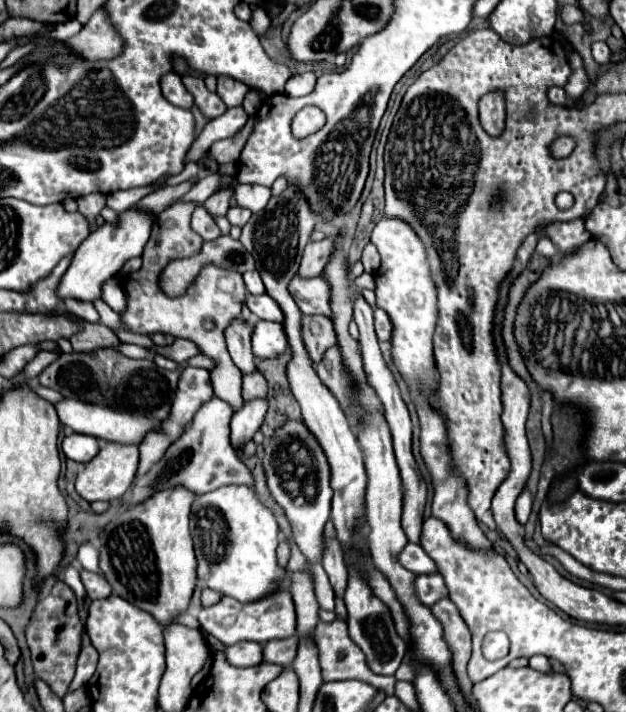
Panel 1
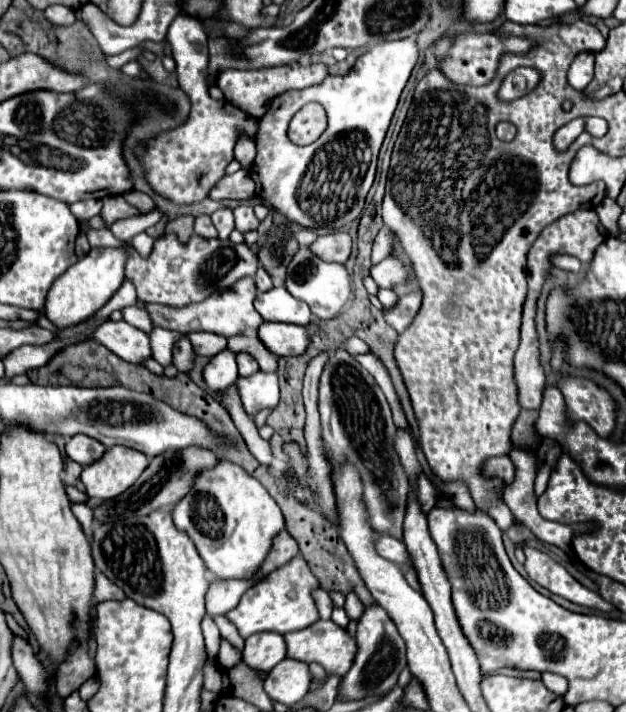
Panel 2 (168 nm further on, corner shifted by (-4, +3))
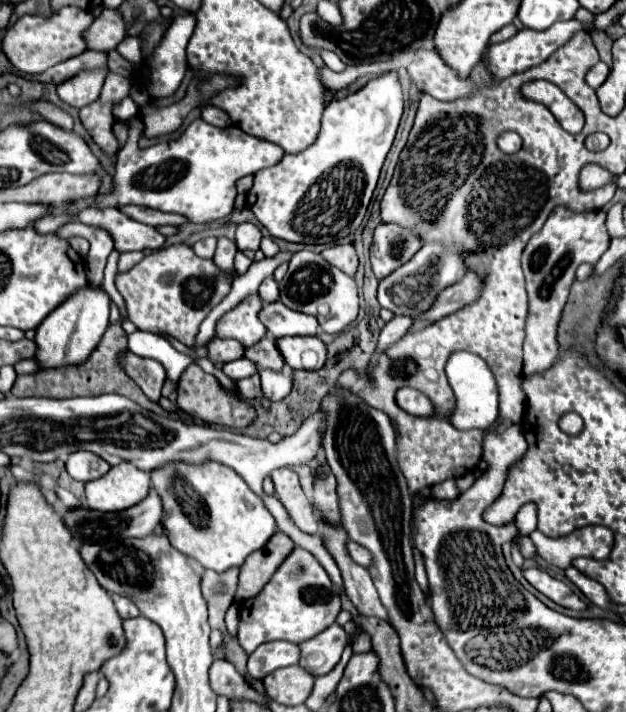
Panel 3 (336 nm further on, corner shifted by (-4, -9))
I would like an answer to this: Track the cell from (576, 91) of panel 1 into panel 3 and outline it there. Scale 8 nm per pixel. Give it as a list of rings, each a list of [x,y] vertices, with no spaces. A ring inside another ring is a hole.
[[[599,62],[599,64],[595,64],[595,66],[593,66],[593,68],[587,72],[585,82],[587,82],[591,88],[599,88],[599,86],[605,82],[607,74],[609,74],[607,64],[605,64],[605,62]]]

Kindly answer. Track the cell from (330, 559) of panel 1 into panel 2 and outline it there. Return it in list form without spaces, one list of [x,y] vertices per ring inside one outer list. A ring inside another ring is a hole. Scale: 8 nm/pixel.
[[[351,592],[351,594],[347,594],[347,602],[345,602],[345,612],[347,612],[347,616],[349,616],[349,620],[359,620],[361,618],[361,614],[363,614],[363,606],[361,606],[361,600]]]

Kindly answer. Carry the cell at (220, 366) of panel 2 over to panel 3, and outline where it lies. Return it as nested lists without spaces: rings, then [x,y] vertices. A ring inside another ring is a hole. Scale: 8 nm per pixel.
[[[239,358],[239,360],[233,360],[233,362],[227,362],[223,366],[223,372],[231,378],[231,380],[241,380],[241,378],[247,378],[251,374],[255,374],[255,364],[249,362],[247,358]]]

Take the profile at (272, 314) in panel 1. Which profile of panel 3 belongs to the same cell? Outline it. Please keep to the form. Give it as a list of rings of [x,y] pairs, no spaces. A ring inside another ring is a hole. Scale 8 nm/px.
[[[279,300],[271,302],[271,304],[265,304],[259,312],[259,320],[263,322],[263,326],[275,338],[283,338],[283,336],[317,336],[319,334],[319,324],[313,316],[291,310],[285,304],[281,304]]]

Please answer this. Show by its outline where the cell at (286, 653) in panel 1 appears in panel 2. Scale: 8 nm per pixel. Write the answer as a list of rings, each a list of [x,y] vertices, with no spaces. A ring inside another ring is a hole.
[[[319,620],[317,624],[311,624],[309,628],[289,632],[285,634],[287,642],[287,656],[301,660],[301,662],[319,662],[329,674],[339,674],[345,676],[345,672],[353,664],[355,656],[355,640],[347,634],[347,630],[339,628],[333,620]]]

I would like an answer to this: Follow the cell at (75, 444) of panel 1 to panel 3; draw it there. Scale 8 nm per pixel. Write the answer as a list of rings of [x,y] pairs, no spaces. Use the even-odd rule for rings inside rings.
[[[73,452],[65,462],[65,470],[69,472],[69,476],[81,482],[101,478],[109,468],[111,466],[105,460],[101,460],[99,456],[93,456],[91,452]]]

